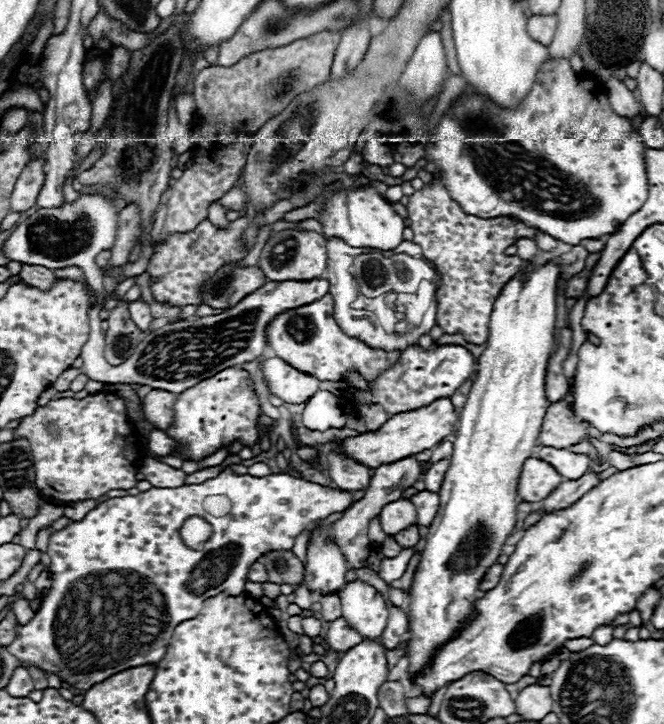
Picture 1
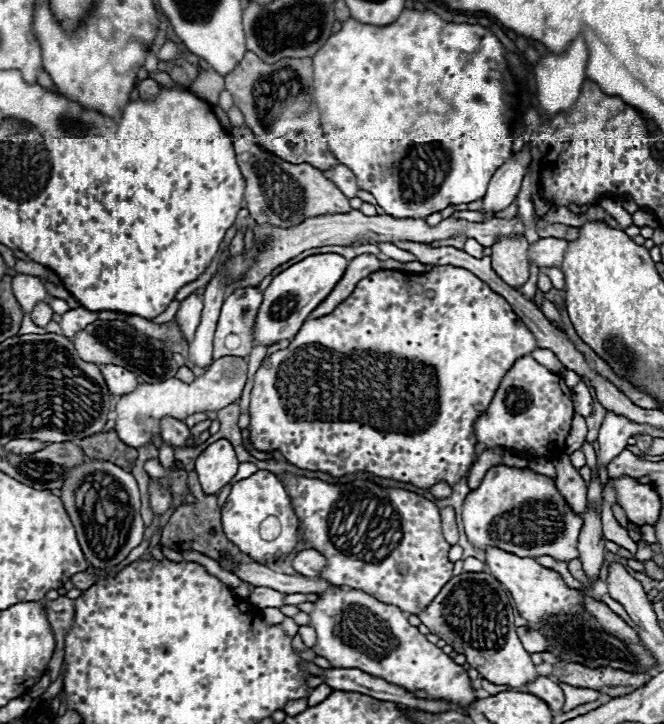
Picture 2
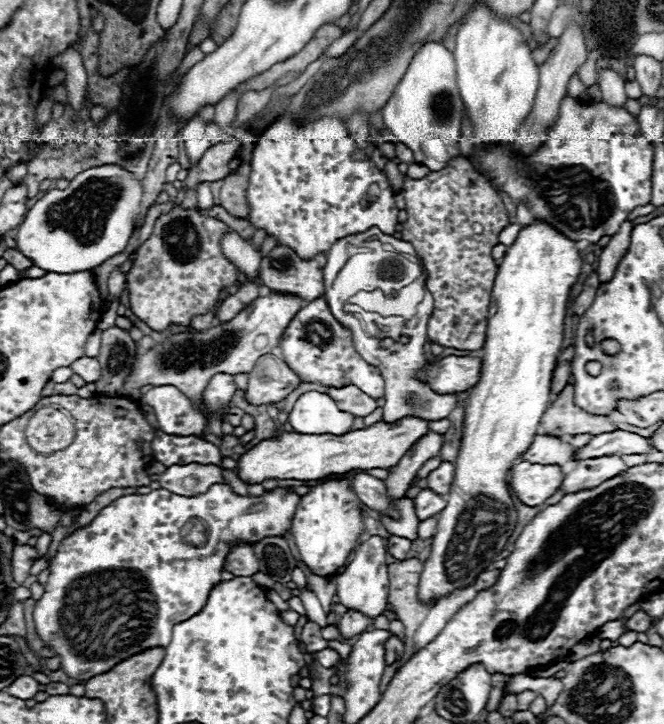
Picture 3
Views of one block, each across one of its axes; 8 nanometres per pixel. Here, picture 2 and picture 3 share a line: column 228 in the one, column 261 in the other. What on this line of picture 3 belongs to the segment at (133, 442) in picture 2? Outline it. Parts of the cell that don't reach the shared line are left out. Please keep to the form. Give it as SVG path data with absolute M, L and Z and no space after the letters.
M274 354L260 356L248 374L246 400L250 404L276 404L298 388L298 376Z

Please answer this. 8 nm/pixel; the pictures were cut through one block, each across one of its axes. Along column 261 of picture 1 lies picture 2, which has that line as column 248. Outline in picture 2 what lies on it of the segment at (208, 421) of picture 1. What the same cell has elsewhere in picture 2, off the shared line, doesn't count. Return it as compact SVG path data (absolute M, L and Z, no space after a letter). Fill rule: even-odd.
M434 266L430 272L424 274L410 274L400 270L378 270L360 280L354 288L354 292L330 314L318 318L318 320L306 320L300 332L292 338L288 348L278 350L264 358L262 366L258 368L254 376L254 388L250 394L250 442L256 450L262 452L280 452L290 464L314 470L314 472L326 472L334 478L342 478L354 472L368 472L378 478L388 478L396 482L408 482L422 490L432 488L438 482L446 482L450 486L458 484L460 478L464 478L474 462L476 454L476 436L474 436L474 422L484 414L484 410L490 406L502 378L506 372L514 366L514 362L532 350L536 350L536 338L526 328L526 324L512 312L510 304L492 292L488 284L484 284L478 276L464 268L452 268L452 266ZM324 348L332 356L324 356ZM298 422L322 422L322 424L308 424L308 428L300 428Z

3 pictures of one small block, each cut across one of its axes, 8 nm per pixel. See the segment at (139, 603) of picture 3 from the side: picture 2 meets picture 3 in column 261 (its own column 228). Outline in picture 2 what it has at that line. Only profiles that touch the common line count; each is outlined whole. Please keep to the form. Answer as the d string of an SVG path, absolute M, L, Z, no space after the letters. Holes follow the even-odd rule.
M258 470L250 478L238 480L232 486L228 500L222 506L222 528L224 528L226 538L232 544L236 544L240 548L240 552L248 554L258 564L272 564L272 562L284 558L286 554L294 552L294 548L298 544L298 518L294 514L292 500L286 494L286 488L282 486L282 482L276 478L276 474L272 474L268 470ZM268 516L276 516L282 524L282 532L278 534L278 538L274 538L270 542L262 540L258 534L260 522Z

